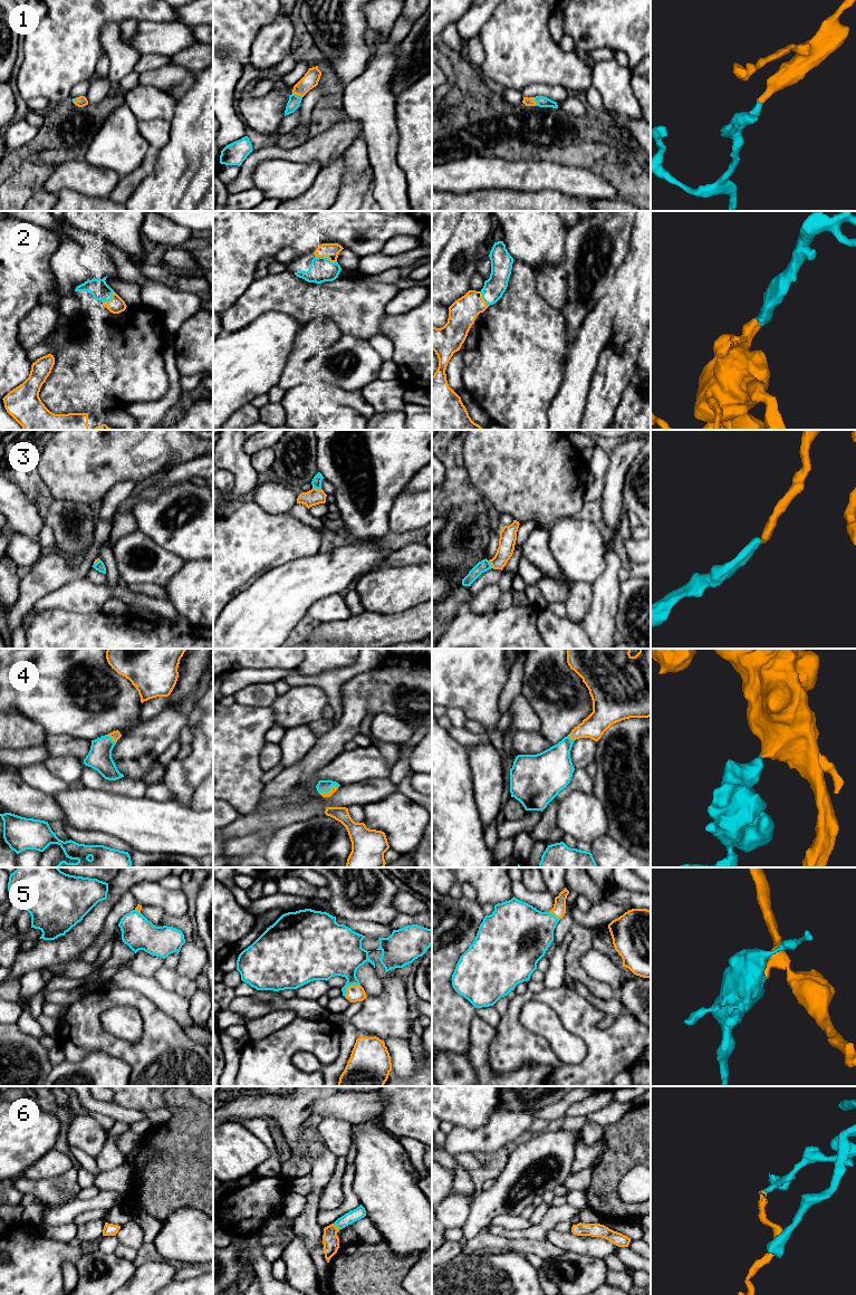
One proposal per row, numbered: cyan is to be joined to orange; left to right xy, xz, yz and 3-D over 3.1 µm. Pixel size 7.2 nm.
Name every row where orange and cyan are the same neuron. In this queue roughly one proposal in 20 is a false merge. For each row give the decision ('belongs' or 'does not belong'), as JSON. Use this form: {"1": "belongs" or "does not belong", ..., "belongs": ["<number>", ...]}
{"1": "belongs", "2": "belongs", "3": "belongs", "4": "belongs", "5": "belongs", "6": "belongs", "belongs": ["1", "2", "3", "4", "5", "6"]}

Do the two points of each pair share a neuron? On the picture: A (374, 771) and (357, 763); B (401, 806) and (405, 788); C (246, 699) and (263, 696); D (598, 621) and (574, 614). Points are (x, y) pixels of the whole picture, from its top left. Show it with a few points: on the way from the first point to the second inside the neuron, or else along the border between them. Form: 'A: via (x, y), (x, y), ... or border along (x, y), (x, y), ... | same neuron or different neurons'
A: via (369, 767), (366, 764), (362, 764) | same neuron
B: border along (397, 790), (420, 805) | different neurons
C: via (250, 696), (259, 696) | same neuron
D: border along (593, 593), (590, 605), (580, 624) | different neurons

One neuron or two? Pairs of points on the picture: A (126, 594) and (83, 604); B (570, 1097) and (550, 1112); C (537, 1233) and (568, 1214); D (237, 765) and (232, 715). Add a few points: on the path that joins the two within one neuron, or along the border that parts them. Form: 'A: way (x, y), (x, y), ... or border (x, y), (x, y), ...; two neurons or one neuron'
A: way (115, 592), (102, 592), (94, 596); one neuron
B: way (566, 1102), (555, 1111); one neuron
C: way (545, 1226), (556, 1215), (560, 1214); one neuron
D: way (232, 752), (232, 727); one neuron

